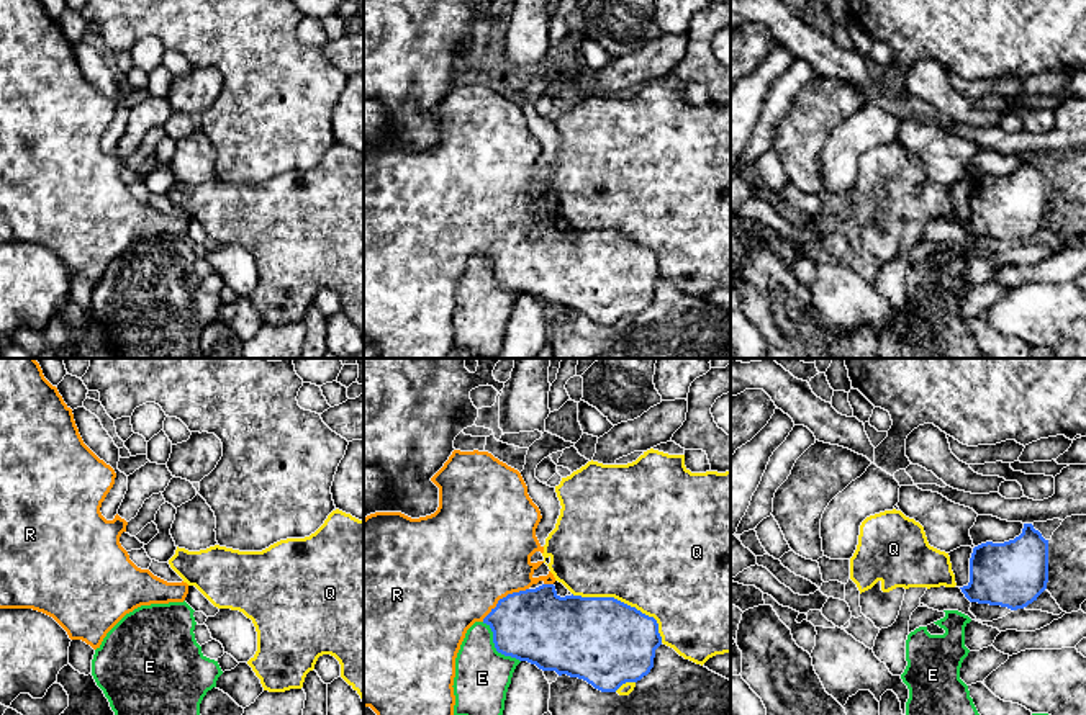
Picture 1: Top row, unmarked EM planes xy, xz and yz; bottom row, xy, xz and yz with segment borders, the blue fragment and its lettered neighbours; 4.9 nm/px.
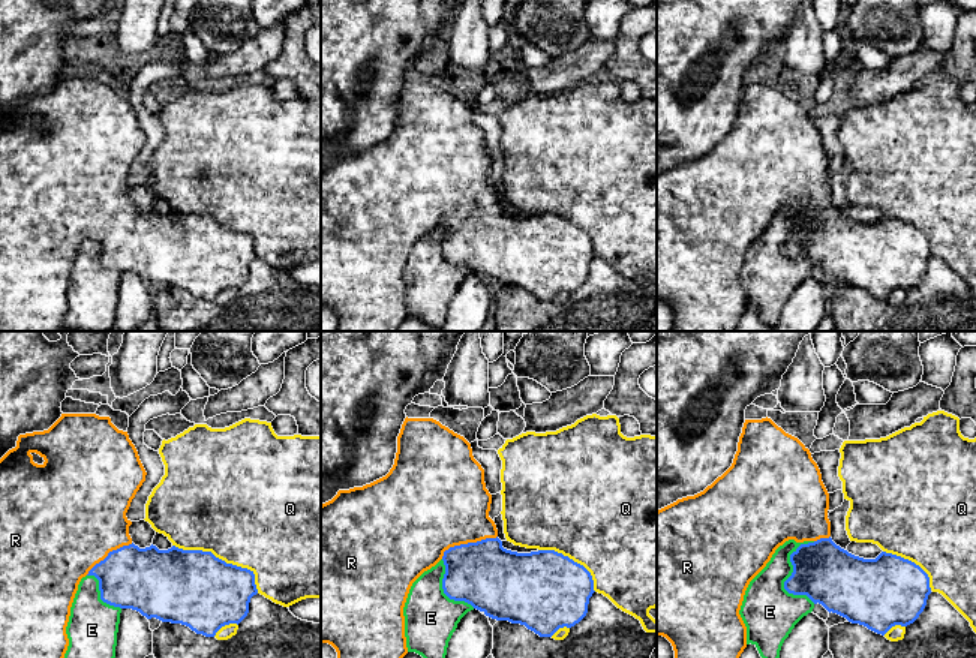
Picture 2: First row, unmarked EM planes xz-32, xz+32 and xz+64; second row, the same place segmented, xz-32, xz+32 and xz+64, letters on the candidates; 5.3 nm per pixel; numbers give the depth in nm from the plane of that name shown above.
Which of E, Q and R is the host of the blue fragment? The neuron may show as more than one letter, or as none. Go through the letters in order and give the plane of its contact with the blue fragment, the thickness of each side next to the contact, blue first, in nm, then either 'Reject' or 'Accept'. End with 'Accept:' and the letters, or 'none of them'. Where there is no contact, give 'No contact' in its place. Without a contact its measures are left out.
E: Touches blue in xz. Thickness 360 nm (blue) against 280 nm. Reject
Q: Touches blue in xz. Thickness 420 nm (blue) against 500 nm. Reject
R: Touches blue in xz. Thickness 360 nm (blue) against 500 nm. Accept
Accept: R

